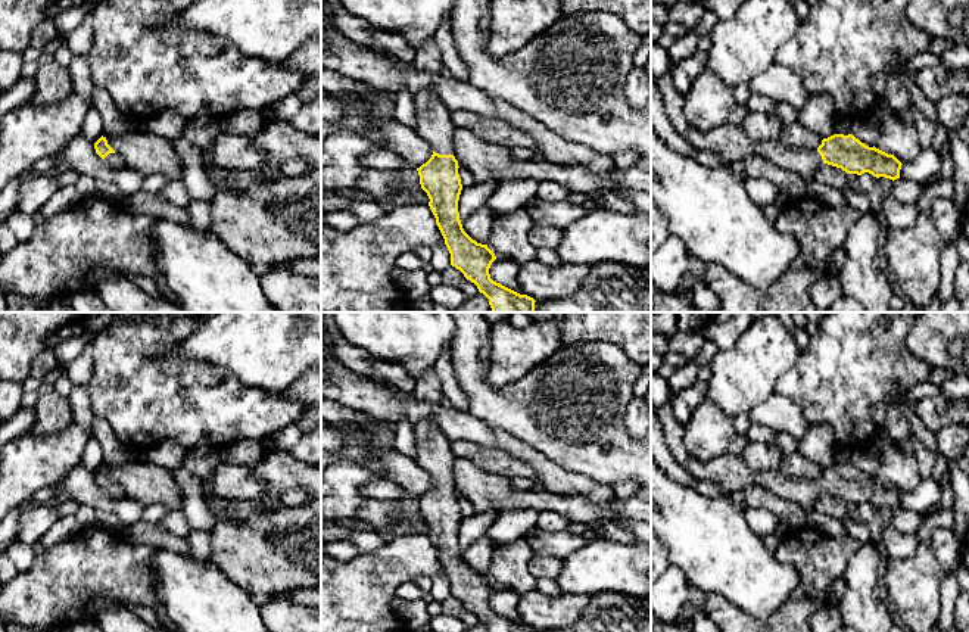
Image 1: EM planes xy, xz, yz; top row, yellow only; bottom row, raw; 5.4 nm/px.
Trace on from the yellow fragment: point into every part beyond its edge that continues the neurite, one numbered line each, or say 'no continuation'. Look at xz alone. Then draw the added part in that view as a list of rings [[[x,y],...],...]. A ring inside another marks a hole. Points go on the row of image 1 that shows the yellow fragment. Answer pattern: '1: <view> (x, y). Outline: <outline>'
1: xz (435, 125). Outline: [[[427,88],[412,97],[417,115],[417,134],[426,140],[433,152],[454,155],[455,125],[446,106]]]

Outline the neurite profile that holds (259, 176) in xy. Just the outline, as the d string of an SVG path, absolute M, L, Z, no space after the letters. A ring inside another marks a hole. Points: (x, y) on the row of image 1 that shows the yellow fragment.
M262 168L252 171L250 187L255 184L268 184L283 177L281 171L265 171Z

